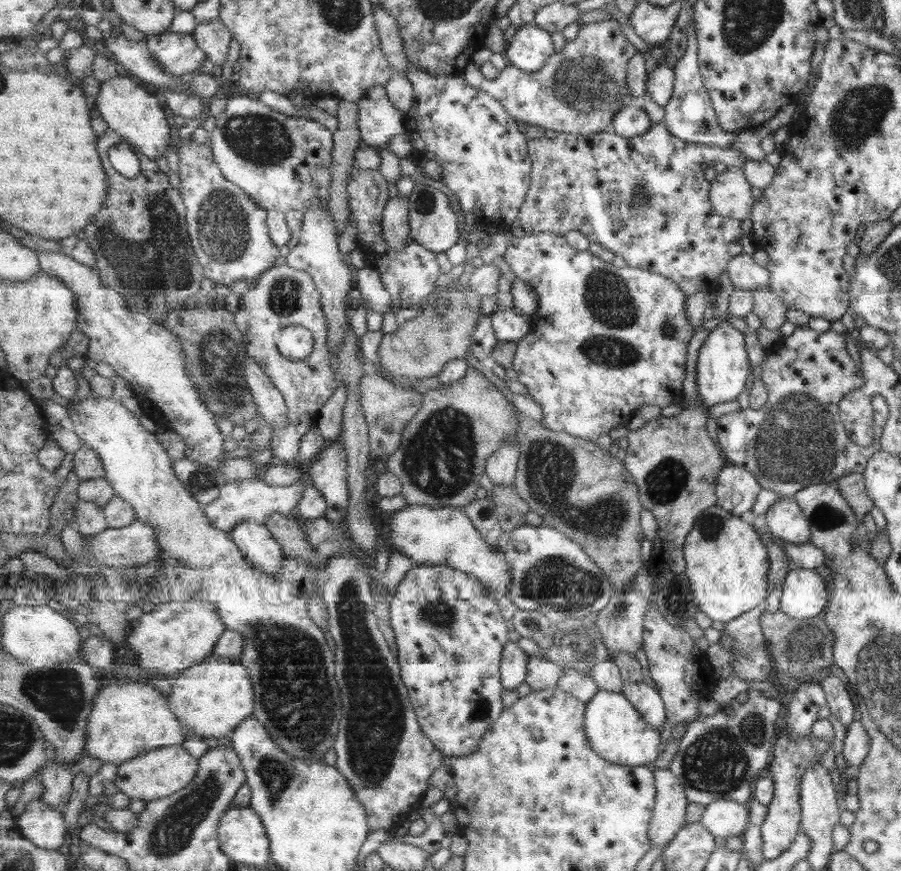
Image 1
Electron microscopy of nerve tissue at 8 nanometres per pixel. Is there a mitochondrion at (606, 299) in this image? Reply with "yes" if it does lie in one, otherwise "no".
yes

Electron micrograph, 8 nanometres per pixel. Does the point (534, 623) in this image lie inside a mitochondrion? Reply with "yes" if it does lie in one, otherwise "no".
yes

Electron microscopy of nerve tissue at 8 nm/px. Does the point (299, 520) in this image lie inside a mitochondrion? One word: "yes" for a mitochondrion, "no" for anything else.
no

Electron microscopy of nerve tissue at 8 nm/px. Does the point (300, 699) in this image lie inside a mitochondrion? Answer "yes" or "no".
yes

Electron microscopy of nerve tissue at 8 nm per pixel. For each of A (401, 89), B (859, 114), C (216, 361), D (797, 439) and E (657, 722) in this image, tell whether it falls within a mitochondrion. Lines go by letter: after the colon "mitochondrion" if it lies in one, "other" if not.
A: other
B: mitochondrion
C: mitochondrion
D: mitochondrion
E: other

